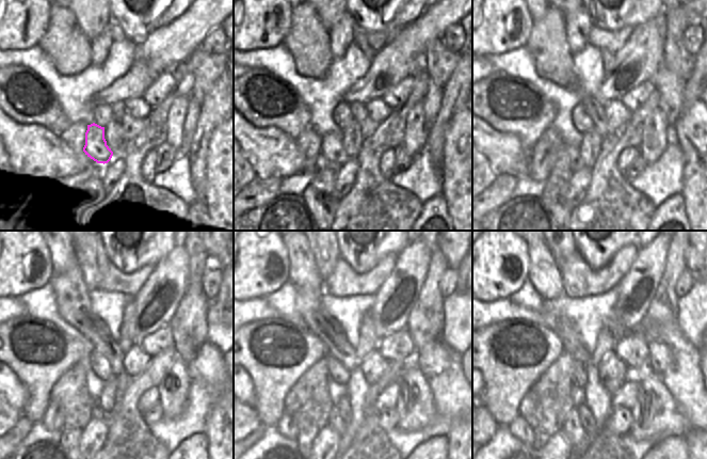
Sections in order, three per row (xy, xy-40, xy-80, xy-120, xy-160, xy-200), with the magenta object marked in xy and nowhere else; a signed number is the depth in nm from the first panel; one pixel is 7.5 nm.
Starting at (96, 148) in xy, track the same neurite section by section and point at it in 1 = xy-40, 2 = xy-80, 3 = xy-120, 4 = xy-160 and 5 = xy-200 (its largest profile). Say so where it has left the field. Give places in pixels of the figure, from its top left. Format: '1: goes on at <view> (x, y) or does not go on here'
1: goes on at xy-40 (333, 151)
2: goes on at xy-80 (573, 153)
3: goes on at xy-120 (96, 412)
4: goes on at xy-160 (335, 421)
5: goes on at xy-200 (573, 428)

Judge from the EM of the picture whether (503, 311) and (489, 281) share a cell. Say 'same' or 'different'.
different

